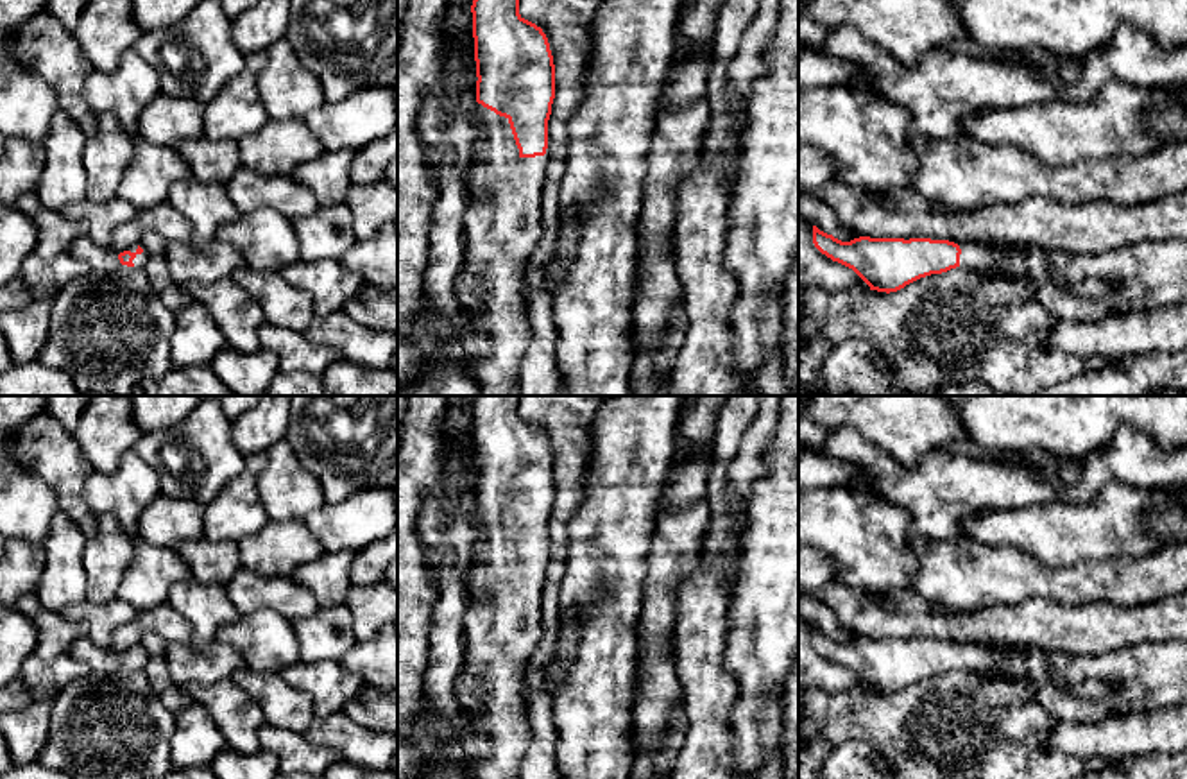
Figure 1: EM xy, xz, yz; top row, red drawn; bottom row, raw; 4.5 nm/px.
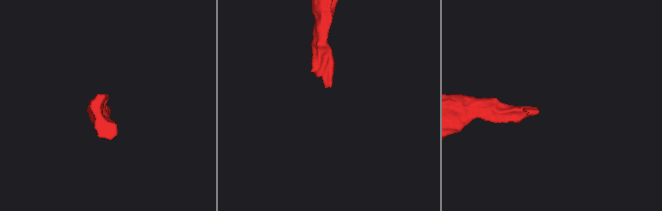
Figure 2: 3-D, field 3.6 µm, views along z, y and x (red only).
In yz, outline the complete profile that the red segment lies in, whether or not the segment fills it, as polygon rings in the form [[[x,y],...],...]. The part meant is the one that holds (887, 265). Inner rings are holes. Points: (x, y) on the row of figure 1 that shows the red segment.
[[[813,226],[815,247],[849,269],[877,292],[897,292],[906,285],[956,267],[981,274],[1040,279],[1049,274],[1046,249],[1020,245],[995,249],[985,244],[958,245],[931,238],[870,238],[841,242]]]

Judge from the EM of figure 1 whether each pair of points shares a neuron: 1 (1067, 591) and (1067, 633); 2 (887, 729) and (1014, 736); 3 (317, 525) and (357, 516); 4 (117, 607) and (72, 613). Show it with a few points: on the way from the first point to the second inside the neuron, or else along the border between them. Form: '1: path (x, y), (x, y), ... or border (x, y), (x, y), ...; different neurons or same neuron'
1: border (1026, 599), (1051, 599), (1069, 606), (1109, 602); different neurons
2: path (919, 729), (982, 731); same neuron
3: path (326, 525), (348, 525); same neuron
4: path (106, 613), (83, 613); same neuron

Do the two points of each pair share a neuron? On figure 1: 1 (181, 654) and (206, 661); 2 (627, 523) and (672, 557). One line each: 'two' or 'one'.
1: one
2: two

